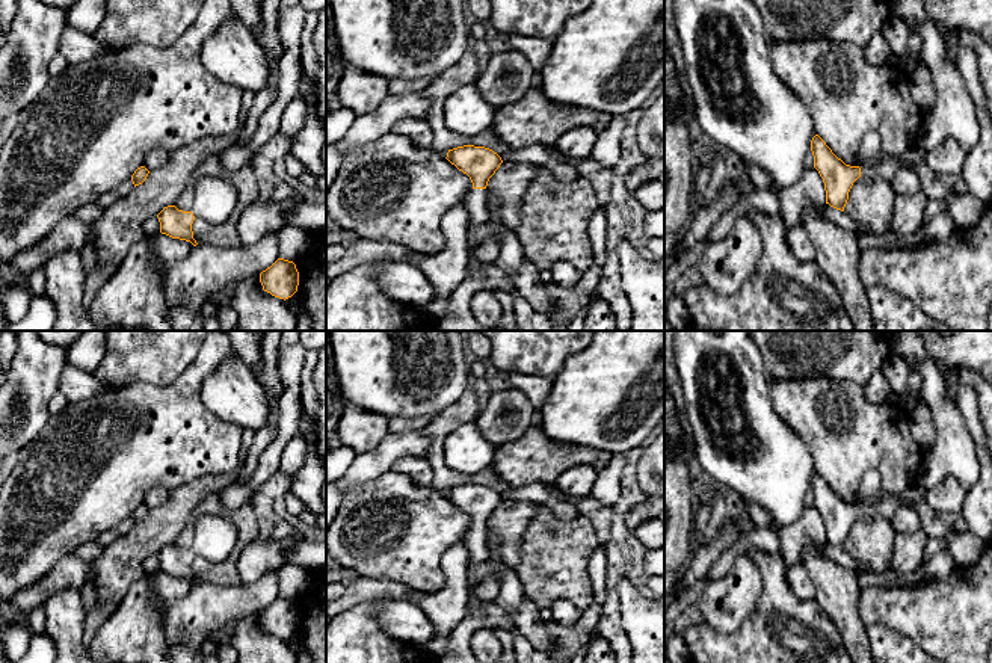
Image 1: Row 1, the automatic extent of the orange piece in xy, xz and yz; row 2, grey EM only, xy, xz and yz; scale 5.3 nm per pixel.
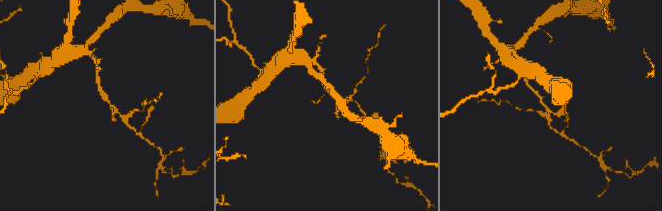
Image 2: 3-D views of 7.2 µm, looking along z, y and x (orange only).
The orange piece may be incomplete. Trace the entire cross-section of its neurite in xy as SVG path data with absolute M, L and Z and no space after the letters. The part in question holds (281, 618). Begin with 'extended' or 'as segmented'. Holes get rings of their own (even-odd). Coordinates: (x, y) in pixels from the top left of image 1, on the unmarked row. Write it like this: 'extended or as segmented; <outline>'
as segmented; M278 597L260 612L263 628L279 637L288 637L297 630L299 610L293 600Z

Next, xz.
extended; M464 483L448 488L445 497L467 512L473 521L467 536L470 560L473 563L488 560L486 524L503 501L501 495L485 485Z

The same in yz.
extended; M818 473L811 479L811 489L814 494L814 506L824 521L826 542L841 550L844 550L849 530L859 515L889 517L901 507L894 494L862 506L846 503Z

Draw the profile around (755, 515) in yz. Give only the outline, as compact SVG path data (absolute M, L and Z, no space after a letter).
M741 498L740 501L732 504L732 509L735 509L744 517L749 529L750 527L756 527L756 529L772 527L770 513L762 506L750 500Z

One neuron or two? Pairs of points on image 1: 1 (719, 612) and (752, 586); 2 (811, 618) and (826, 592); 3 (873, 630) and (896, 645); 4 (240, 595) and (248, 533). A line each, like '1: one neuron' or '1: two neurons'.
1: one neuron
2: two neurons
3: one neuron
4: two neurons

